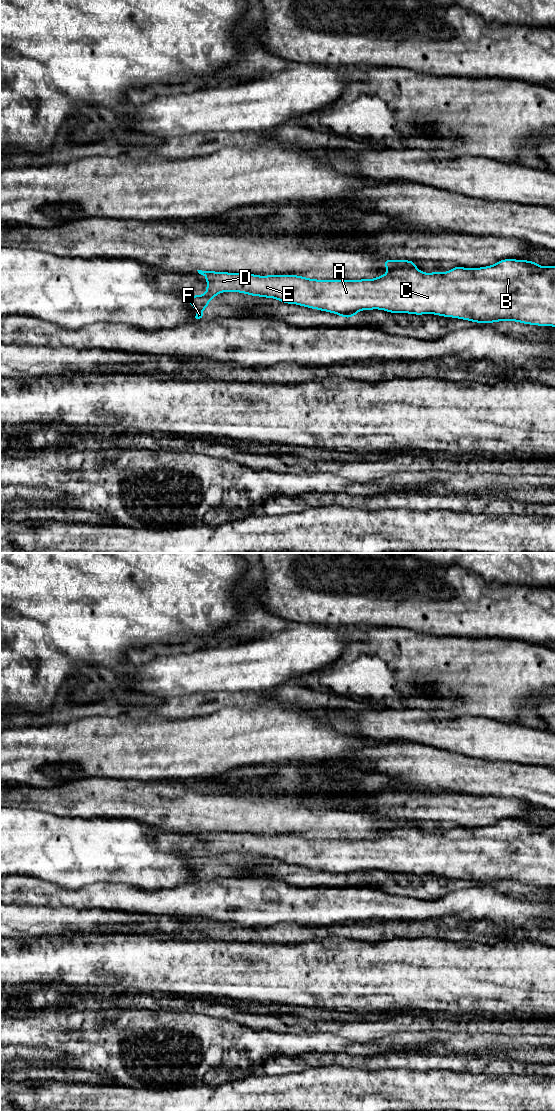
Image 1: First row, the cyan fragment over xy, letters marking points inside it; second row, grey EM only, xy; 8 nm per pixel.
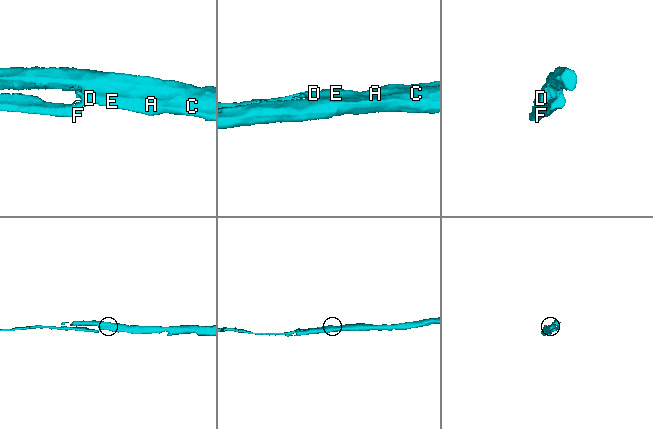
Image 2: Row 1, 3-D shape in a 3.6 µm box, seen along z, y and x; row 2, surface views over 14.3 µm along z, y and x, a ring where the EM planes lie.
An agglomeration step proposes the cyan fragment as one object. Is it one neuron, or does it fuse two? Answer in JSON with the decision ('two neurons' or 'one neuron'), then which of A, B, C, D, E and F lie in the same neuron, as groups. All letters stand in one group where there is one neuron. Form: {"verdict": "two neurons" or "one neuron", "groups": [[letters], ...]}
{"verdict": "two neurons", "groups": [["A", "B", "C", "D", "E"], ["F"]]}

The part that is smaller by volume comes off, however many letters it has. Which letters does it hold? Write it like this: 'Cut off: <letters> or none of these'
Cut off: F

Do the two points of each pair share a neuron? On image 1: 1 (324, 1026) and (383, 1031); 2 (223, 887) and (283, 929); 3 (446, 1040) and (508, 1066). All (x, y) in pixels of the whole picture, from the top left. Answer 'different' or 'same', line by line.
1: same
2: different
3: different

